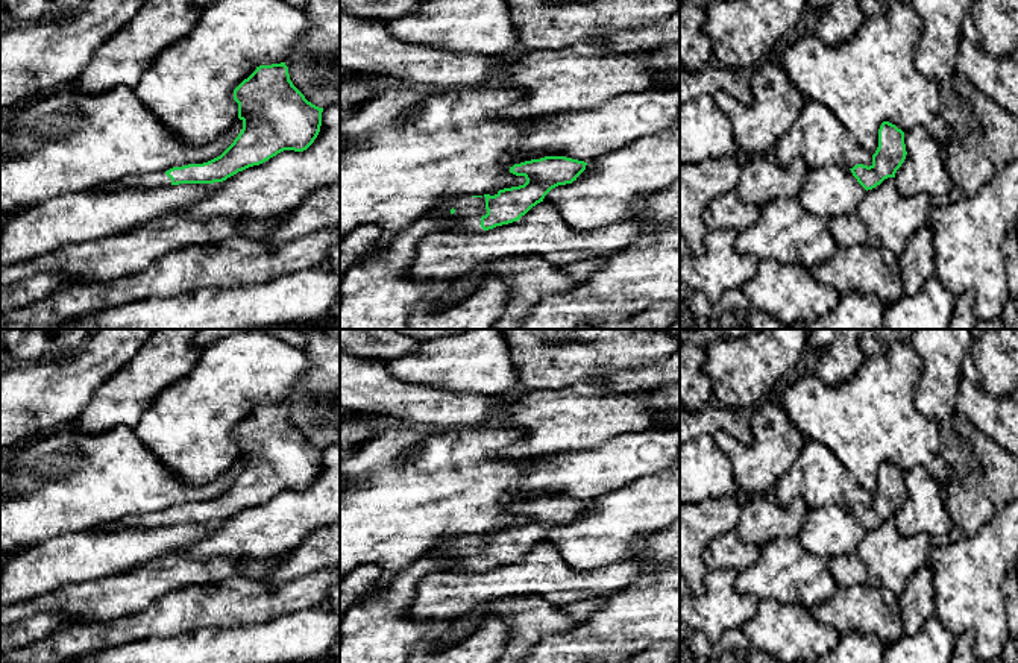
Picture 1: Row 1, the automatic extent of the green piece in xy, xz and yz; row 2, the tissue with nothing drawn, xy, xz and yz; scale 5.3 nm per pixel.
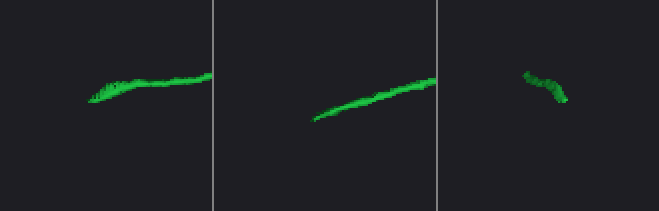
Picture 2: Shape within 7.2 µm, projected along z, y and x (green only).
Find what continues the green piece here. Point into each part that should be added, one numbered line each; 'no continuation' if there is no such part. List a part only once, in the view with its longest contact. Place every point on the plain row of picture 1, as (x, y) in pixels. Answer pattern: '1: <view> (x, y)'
1: xz (468, 554)

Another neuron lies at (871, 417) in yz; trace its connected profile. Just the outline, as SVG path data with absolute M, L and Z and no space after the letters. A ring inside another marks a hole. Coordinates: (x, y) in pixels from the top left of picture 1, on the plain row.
M900 341L892 343L884 355L866 357L859 372L839 385L827 385L815 373L800 369L777 401L803 435L827 446L869 493L874 495L878 487L878 469L883 461L895 464L903 472L909 472L915 466L924 466L945 485L950 482L951 467L944 458L944 441L939 428L936 420L922 416L913 404L913 385L918 382L919 375L921 358L909 341Z

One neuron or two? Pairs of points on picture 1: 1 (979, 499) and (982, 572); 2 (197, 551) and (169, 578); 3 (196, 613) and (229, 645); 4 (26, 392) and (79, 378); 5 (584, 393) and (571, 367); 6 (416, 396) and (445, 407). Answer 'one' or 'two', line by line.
1: two
2: two
3: two
4: one
5: two
6: one

